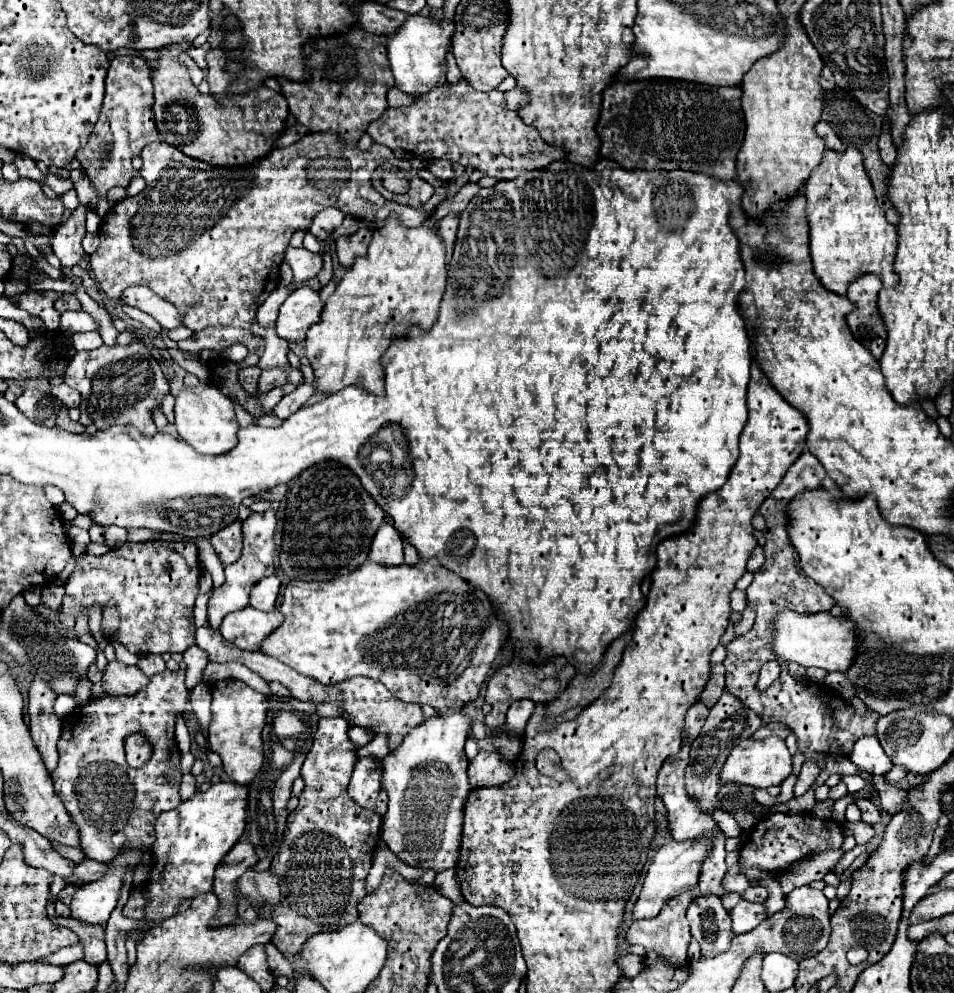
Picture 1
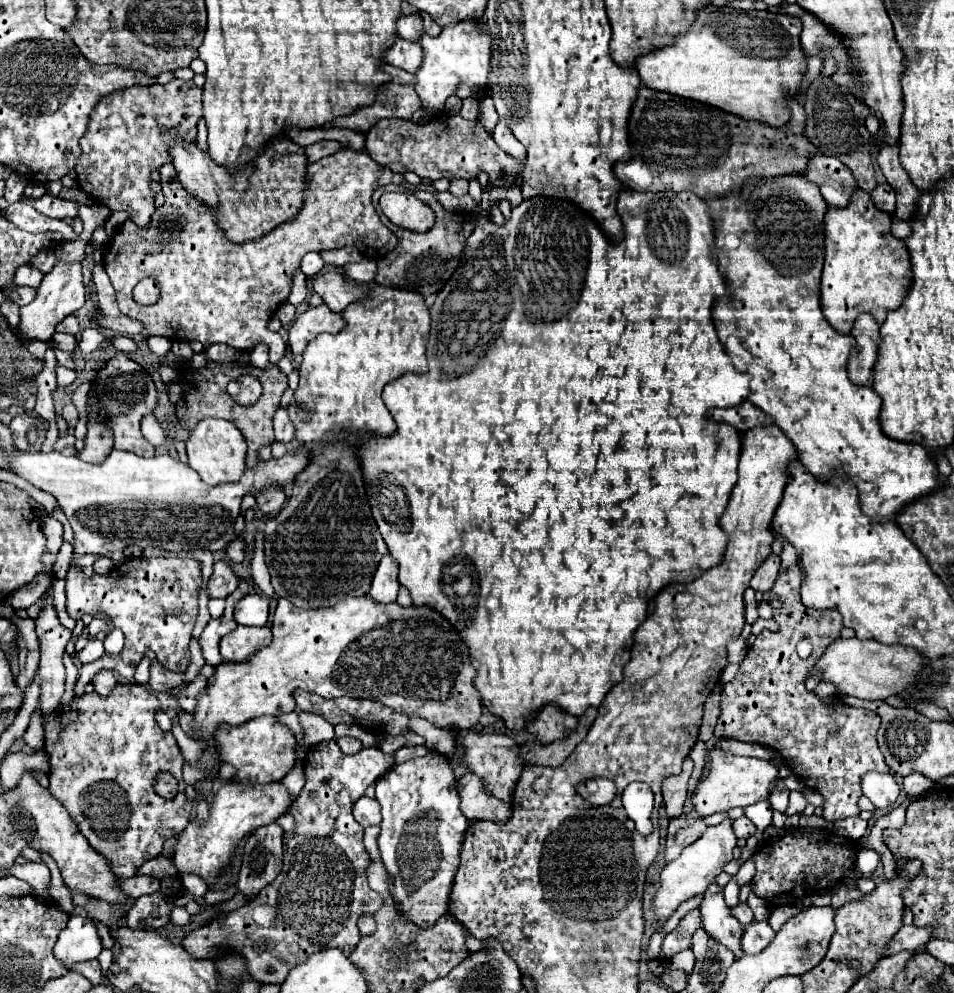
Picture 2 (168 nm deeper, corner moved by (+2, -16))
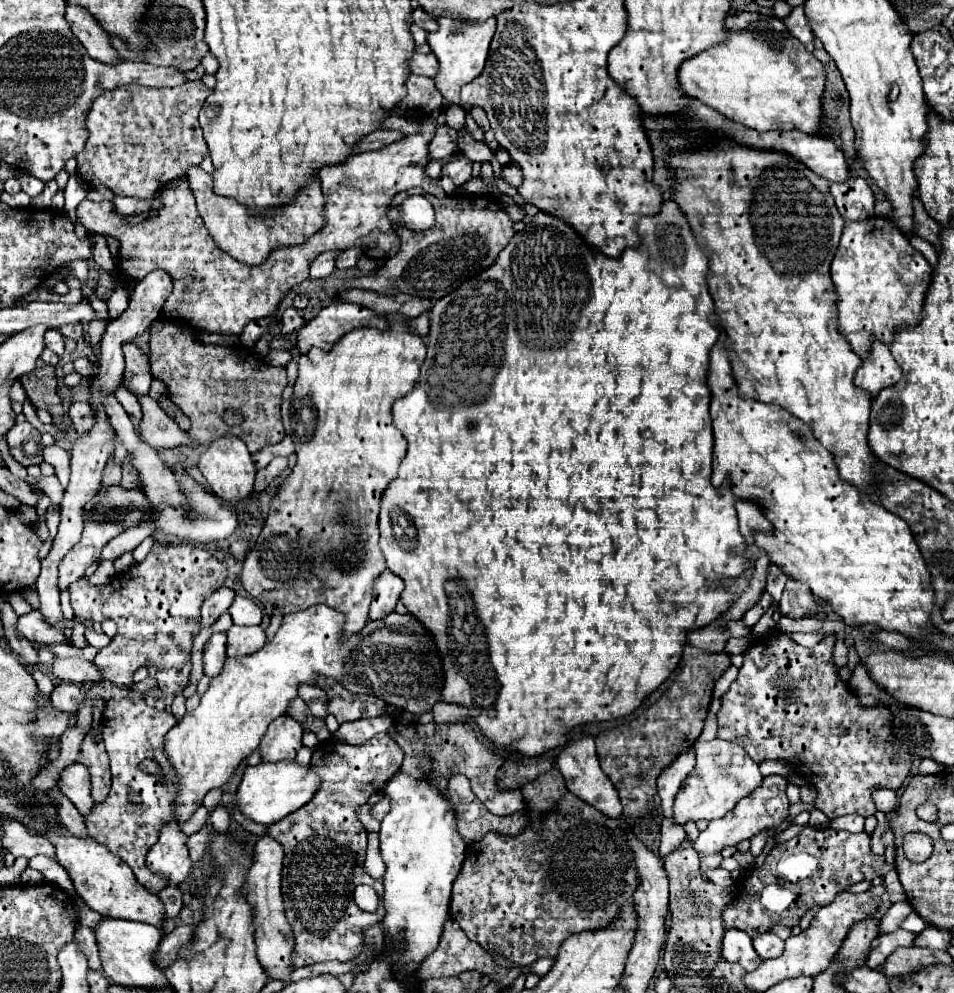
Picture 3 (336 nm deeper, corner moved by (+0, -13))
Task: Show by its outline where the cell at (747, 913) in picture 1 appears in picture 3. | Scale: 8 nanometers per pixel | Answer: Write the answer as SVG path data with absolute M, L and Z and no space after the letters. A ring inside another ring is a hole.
M767 931L765 935L753 939L753 947L761 959L779 957L783 953L783 939L779 939L773 931Z

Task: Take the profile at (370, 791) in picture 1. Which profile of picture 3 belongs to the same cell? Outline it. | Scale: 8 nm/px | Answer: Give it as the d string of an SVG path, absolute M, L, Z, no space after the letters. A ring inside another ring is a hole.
M381 797L381 801L371 807L371 817L377 819L377 821L381 821L387 815L387 811L389 811L389 799Z

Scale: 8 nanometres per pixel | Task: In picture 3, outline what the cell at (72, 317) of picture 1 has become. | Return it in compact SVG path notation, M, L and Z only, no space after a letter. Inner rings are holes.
M49 329L49 331L45 333L45 345L47 345L51 351L55 351L57 355L63 355L63 353L65 353L65 337L63 337L61 331L57 331L57 329Z

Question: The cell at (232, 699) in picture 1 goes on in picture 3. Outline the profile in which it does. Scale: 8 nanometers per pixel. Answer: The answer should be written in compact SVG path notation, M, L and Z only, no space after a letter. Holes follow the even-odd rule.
M291 715L277 717L261 739L261 761L293 761L297 751L303 747L301 737L303 727L299 721L295 721Z

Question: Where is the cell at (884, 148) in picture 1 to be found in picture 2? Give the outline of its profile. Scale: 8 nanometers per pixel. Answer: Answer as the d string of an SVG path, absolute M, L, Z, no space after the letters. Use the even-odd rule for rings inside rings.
M881 184L881 186L875 188L875 192L871 192L871 200L873 200L873 204L875 204L879 210L887 212L887 214L893 214L893 212L895 212L895 196L895 190L893 190L889 184Z

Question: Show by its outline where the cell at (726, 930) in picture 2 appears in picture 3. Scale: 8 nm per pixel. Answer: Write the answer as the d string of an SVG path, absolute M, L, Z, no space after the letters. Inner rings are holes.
M741 929L725 931L721 955L731 963L739 963L745 971L753 971L761 963L761 957L755 953L751 945L751 937Z

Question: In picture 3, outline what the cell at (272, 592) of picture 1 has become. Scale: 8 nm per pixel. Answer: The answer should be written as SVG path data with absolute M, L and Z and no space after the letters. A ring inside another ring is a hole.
M237 595L229 607L229 615L233 617L235 625L259 625L263 619L263 609L257 601Z

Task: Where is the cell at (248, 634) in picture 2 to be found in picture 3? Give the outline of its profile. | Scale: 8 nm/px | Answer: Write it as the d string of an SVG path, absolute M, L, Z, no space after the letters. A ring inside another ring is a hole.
M233 625L227 631L227 655L235 657L235 655L247 655L247 653L255 653L257 649L261 649L267 641L265 629L263 627L237 627Z

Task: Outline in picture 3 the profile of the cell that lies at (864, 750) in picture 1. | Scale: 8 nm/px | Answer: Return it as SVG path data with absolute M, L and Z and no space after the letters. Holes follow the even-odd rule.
M881 785L877 789L873 789L873 801L875 807L883 813L889 813L897 807L897 795L893 789L881 789Z

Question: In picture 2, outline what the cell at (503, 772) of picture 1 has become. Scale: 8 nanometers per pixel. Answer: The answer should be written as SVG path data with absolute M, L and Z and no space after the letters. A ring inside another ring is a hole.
M471 772L459 778L457 792L461 796L461 812L467 816L467 820L493 820L501 824L511 818L511 804L491 800L491 796L483 792L479 778L471 776Z

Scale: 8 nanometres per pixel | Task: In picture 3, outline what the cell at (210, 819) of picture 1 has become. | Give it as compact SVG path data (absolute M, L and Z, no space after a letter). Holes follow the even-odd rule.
M297 761L259 763L255 767L245 769L239 789L235 793L235 809L255 823L271 825L303 807L313 797L317 787L319 777L309 767L301 767Z

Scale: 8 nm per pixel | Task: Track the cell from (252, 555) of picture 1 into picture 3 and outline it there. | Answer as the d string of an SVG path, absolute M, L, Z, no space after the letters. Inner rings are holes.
M213 633L211 639L207 641L203 649L203 663L205 663L205 673L209 677L215 677L223 669L225 661L225 633Z

